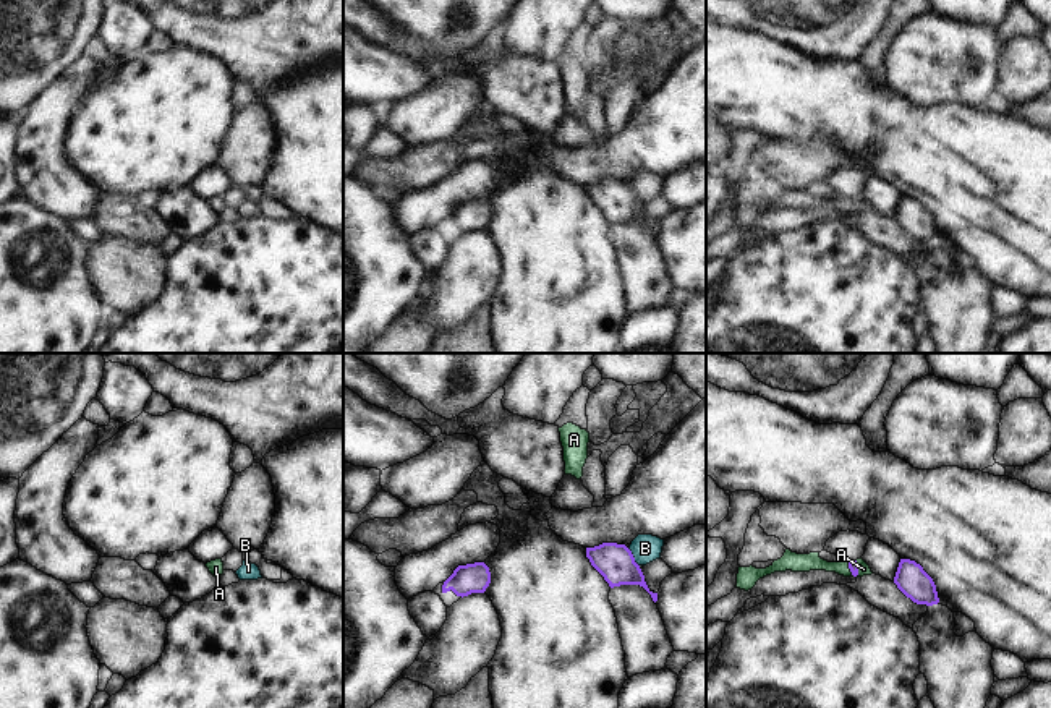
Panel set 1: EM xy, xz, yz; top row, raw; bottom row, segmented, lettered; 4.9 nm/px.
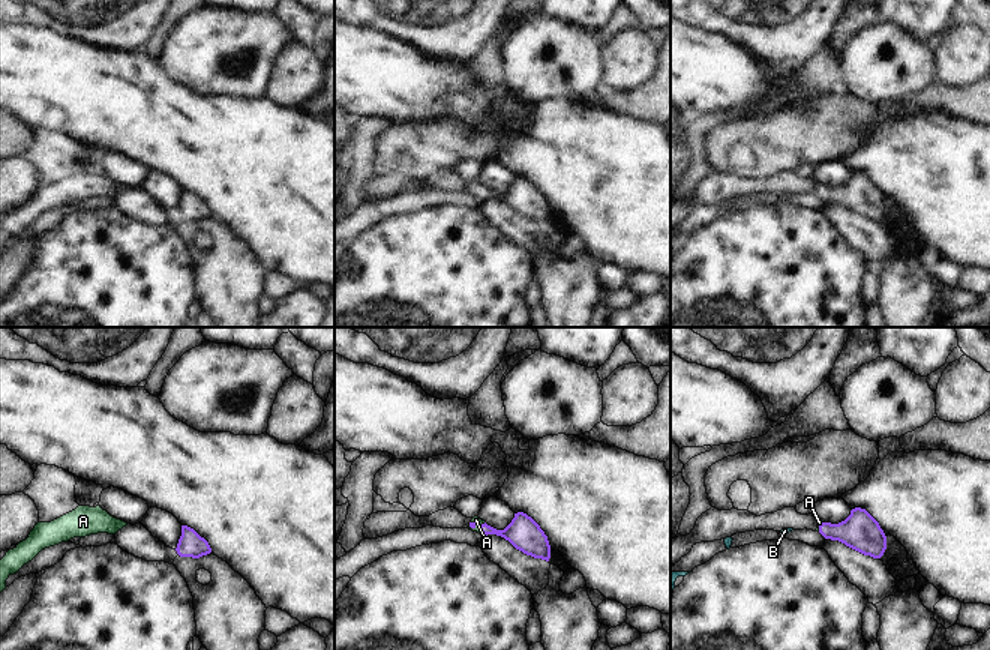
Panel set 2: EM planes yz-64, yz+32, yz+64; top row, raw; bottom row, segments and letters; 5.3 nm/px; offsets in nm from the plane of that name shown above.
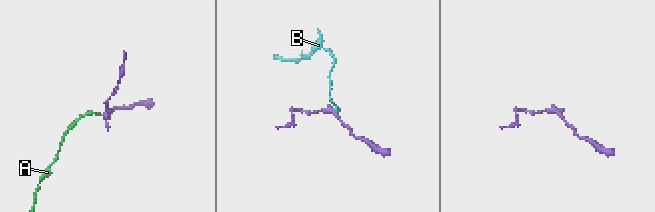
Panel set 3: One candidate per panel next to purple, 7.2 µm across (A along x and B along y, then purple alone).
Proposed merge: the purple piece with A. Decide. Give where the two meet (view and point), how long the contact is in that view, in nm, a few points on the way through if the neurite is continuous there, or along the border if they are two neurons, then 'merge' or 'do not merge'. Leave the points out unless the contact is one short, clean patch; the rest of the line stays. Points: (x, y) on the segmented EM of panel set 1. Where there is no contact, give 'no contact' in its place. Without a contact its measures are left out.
meets purple in yz at (851, 571); contact 90 nm long; runs through yz (854, 567), (851, 571), (863, 569); merge

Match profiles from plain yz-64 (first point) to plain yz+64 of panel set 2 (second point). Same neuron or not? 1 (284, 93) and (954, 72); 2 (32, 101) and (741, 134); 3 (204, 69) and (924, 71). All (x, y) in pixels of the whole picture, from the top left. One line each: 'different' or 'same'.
1: same
2: different
3: same

